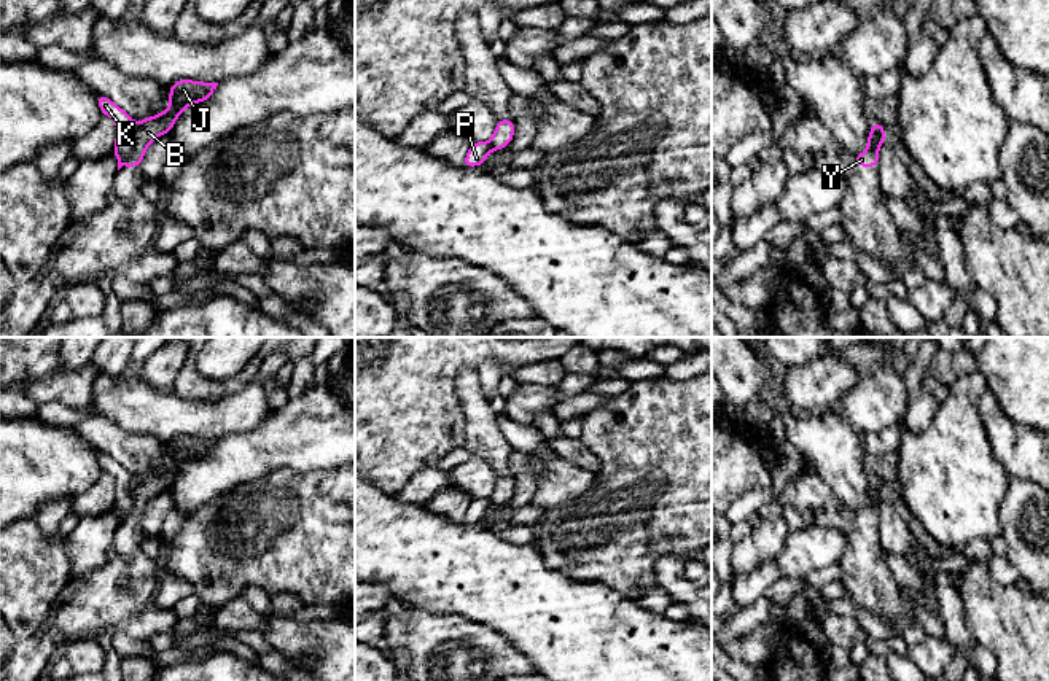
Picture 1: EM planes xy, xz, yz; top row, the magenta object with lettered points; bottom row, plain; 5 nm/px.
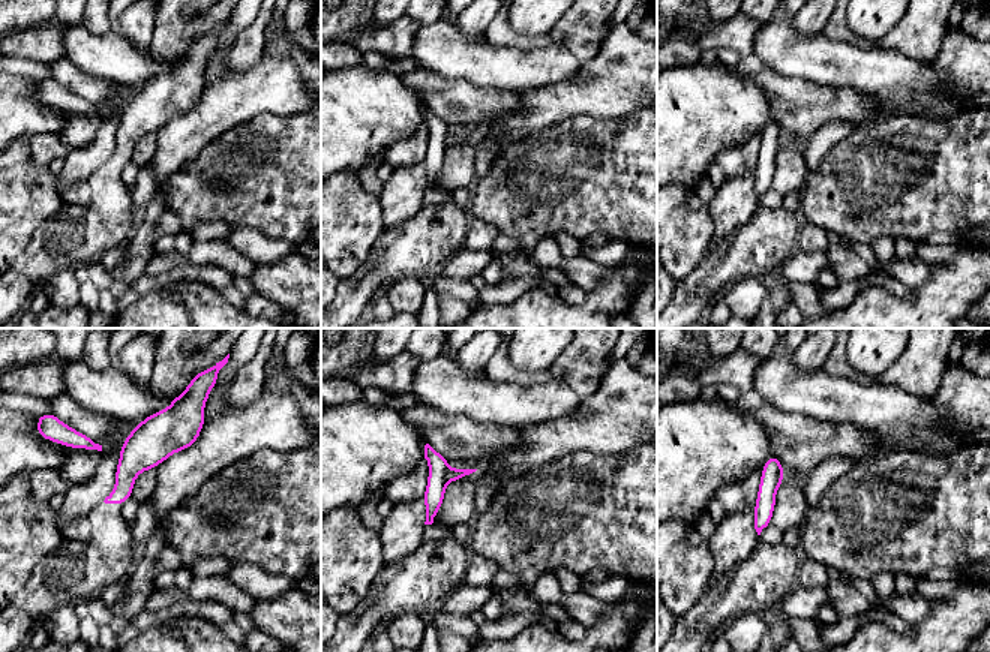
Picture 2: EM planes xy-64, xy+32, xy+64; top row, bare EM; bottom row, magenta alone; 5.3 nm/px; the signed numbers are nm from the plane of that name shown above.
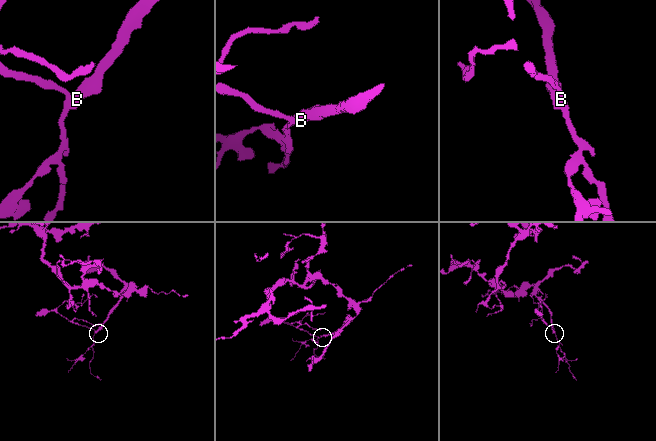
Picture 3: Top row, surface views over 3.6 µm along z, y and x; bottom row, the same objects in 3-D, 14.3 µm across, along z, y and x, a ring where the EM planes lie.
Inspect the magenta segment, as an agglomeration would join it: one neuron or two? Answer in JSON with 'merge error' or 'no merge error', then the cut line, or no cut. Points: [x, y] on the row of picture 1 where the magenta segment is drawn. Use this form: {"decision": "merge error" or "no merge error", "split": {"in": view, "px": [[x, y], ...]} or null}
{"decision": "merge error", "split": {"in": "xy", "px": [[136, 123], [132, 153], [123, 164]]}}

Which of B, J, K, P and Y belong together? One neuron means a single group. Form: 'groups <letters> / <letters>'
groups B J Y / K P

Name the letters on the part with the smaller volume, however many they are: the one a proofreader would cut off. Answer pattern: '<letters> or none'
K, P

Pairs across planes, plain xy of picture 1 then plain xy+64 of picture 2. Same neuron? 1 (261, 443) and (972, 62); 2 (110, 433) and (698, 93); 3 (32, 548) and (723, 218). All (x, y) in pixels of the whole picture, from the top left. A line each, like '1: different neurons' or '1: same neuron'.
1: same neuron
2: different neurons
3: different neurons

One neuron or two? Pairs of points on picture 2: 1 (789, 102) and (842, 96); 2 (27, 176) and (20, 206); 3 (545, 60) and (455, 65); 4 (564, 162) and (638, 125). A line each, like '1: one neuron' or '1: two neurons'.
1: one neuron
2: one neuron
3: one neuron
4: one neuron

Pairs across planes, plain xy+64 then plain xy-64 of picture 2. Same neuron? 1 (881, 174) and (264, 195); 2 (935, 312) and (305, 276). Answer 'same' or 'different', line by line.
1: same
2: different

